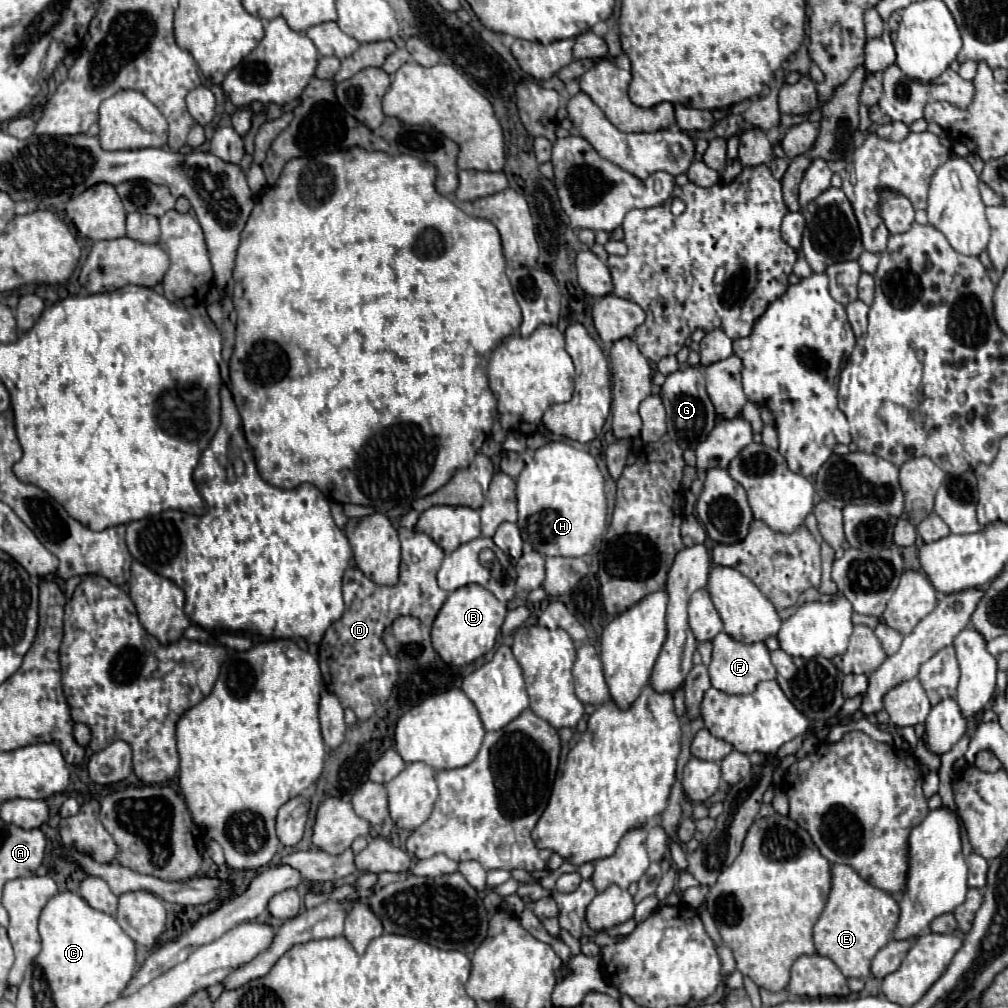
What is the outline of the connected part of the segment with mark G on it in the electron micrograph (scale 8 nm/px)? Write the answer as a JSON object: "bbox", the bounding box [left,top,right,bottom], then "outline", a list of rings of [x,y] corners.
{"bbox":[660,366,714,450],"outline":[[[682,366],[682,370],[676,370],[672,374],[666,376],[666,382],[660,388],[660,398],[664,402],[666,408],[666,424],[668,424],[668,436],[678,442],[678,446],[682,446],[682,450],[686,448],[696,448],[698,444],[702,444],[710,430],[714,428],[714,406],[706,394],[704,388],[704,376],[698,368],[694,366]]]}

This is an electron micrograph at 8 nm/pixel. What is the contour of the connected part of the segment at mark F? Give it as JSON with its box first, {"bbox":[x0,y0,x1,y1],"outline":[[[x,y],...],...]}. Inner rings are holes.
{"bbox":[708,632,776,694],"outline":[[[720,632],[714,640],[714,650],[712,650],[712,662],[708,666],[712,686],[726,692],[726,694],[750,694],[754,692],[756,684],[762,680],[774,680],[776,670],[770,662],[770,652],[764,642],[754,642],[754,644],[744,644],[734,638],[730,638],[726,632]]]}

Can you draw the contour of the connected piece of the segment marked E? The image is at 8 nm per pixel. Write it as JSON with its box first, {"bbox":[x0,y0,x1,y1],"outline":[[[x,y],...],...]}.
{"bbox":[814,866,900,978],"outline":[[[850,866],[830,868],[832,888],[824,912],[814,924],[814,946],[820,956],[830,958],[846,978],[868,978],[874,954],[892,940],[900,908],[894,896],[862,880]]]}

